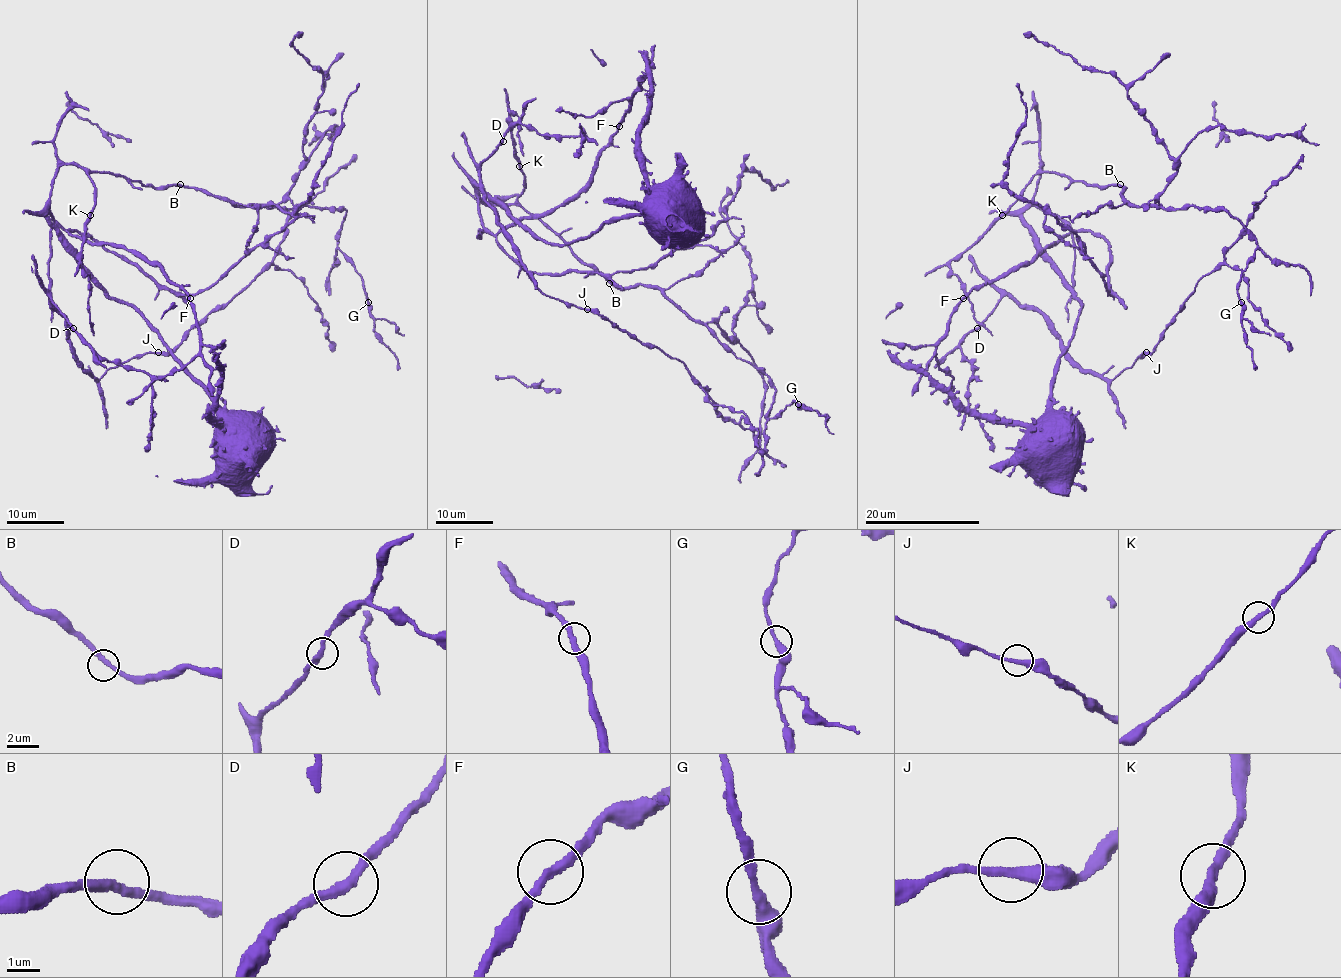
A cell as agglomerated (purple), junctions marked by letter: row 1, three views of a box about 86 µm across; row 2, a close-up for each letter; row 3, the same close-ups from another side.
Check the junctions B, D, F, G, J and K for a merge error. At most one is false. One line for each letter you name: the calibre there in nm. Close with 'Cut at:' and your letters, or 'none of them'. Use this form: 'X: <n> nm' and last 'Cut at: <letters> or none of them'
Cut at: none of them

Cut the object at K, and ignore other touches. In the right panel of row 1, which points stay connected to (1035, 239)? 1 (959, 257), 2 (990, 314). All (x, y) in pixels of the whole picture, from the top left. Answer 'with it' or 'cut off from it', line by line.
1: cut off from it
2: with it

